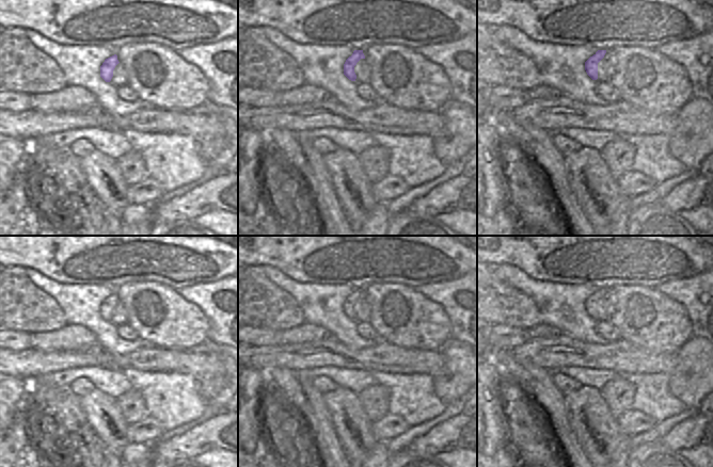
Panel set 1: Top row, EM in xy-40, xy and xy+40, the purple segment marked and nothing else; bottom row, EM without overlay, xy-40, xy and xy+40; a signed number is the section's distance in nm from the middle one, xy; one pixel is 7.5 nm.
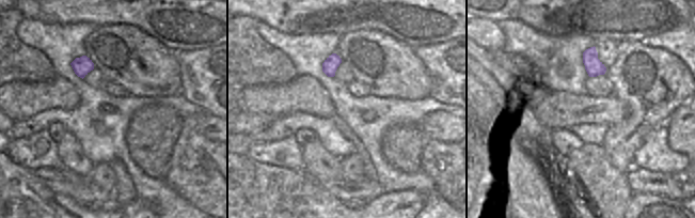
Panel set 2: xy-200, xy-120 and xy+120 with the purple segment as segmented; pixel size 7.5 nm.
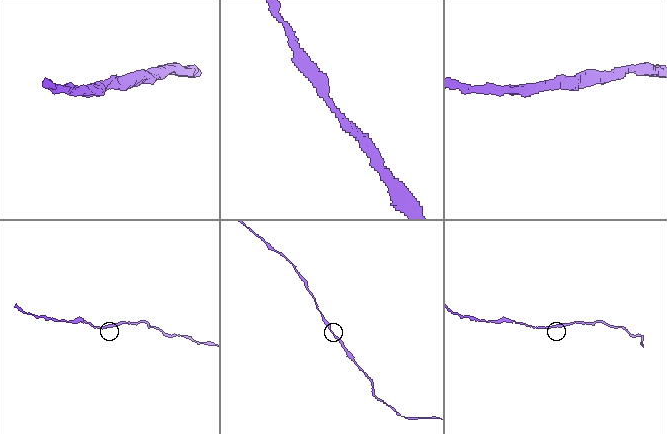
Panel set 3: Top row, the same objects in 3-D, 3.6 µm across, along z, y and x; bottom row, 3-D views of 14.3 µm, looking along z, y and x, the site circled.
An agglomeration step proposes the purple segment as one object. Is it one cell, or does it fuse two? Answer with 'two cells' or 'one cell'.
one cell

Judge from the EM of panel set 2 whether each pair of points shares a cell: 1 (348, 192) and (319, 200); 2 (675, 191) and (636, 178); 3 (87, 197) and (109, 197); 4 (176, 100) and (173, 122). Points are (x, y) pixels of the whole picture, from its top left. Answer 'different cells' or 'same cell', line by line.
1: different cells
2: same cell
3: same cell
4: different cells

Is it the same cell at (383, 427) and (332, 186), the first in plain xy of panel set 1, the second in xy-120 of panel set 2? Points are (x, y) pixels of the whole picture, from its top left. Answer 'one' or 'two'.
one

